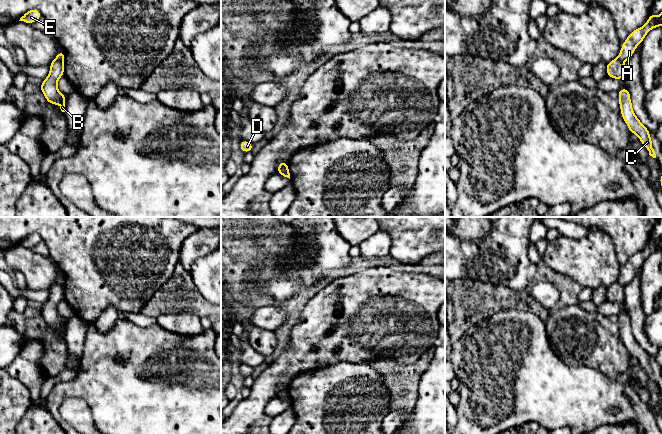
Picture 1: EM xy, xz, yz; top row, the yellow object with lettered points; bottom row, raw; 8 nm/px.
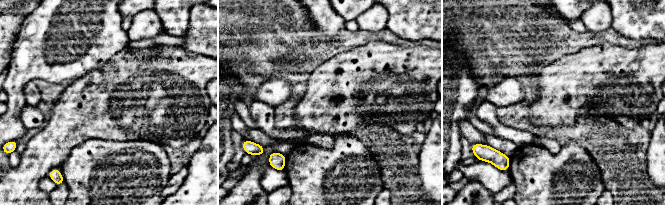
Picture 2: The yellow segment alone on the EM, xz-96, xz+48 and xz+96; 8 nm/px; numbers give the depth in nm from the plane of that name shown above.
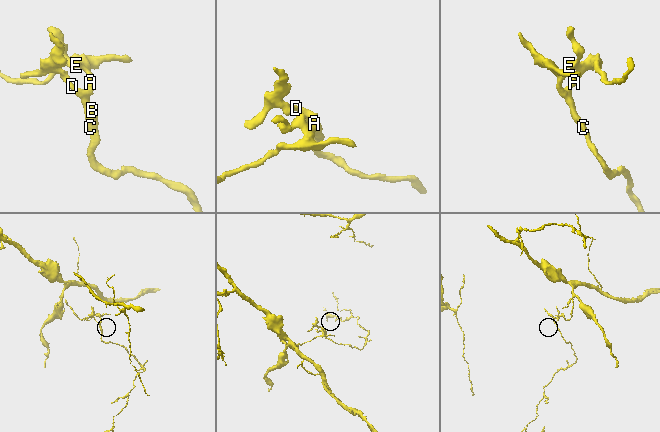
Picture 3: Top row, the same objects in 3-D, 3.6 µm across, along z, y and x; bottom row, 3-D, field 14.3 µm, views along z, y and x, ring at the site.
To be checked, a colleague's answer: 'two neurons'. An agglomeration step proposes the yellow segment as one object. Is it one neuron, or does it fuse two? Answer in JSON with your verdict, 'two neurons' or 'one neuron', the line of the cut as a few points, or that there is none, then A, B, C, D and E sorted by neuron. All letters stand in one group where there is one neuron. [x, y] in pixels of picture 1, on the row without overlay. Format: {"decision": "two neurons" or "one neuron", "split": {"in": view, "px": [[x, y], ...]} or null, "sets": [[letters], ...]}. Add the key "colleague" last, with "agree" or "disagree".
{"decision": "two neurons", "split": {"in": "xy", "px": [[55, 282], [63, 286]]}, "sets": [["A", "E"], ["B", "C", "D"]], "colleague": "agree"}

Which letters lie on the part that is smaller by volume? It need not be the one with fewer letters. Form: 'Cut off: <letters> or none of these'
Cut off: B, C, D

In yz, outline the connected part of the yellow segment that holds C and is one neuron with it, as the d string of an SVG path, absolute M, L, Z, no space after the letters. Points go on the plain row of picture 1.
M622 312L618 315L619 329L622 342L629 352L630 357L634 357L638 360L641 367L648 374L649 379L656 382L655 375L652 371L652 363L650 362L649 354L640 346L636 341L630 323L630 316L626 312Z

